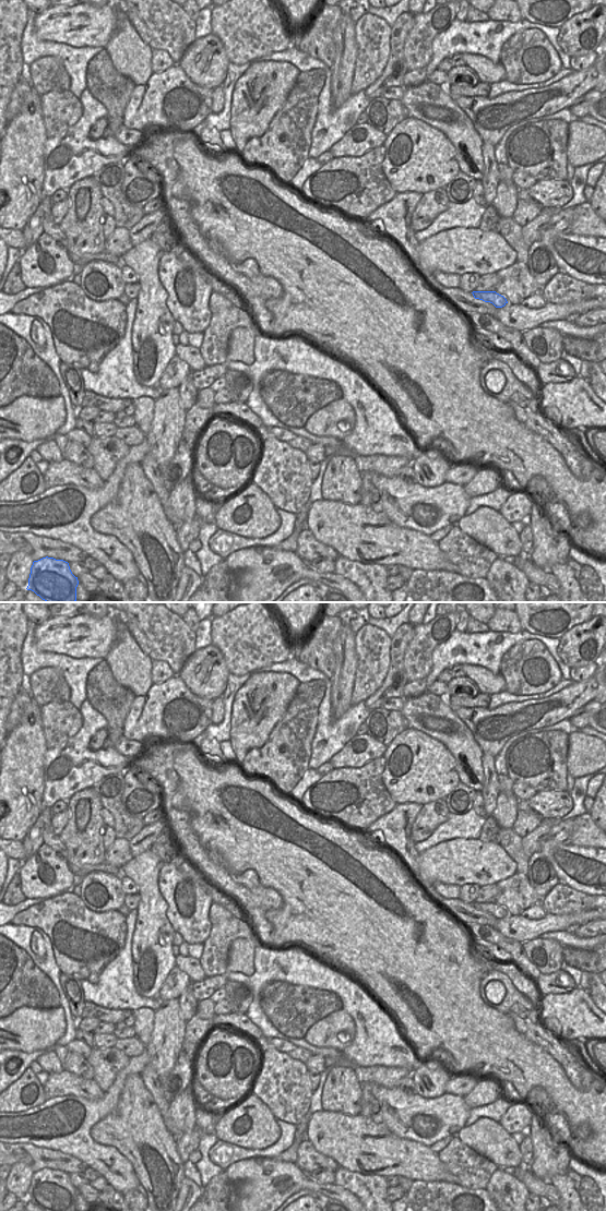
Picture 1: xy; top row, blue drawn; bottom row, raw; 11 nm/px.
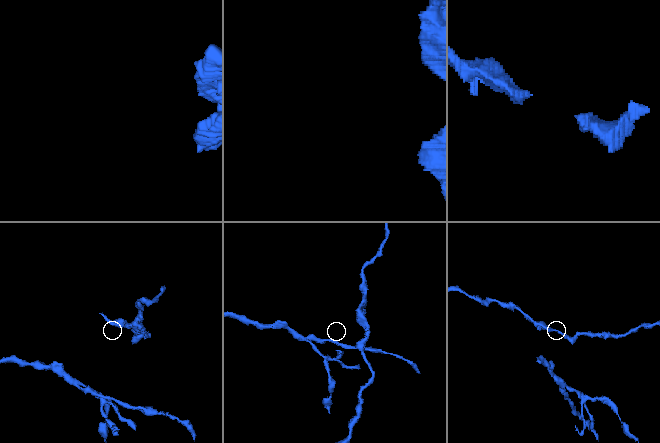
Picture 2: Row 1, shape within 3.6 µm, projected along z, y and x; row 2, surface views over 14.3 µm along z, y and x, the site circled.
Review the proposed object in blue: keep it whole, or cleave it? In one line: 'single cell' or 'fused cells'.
single cell

